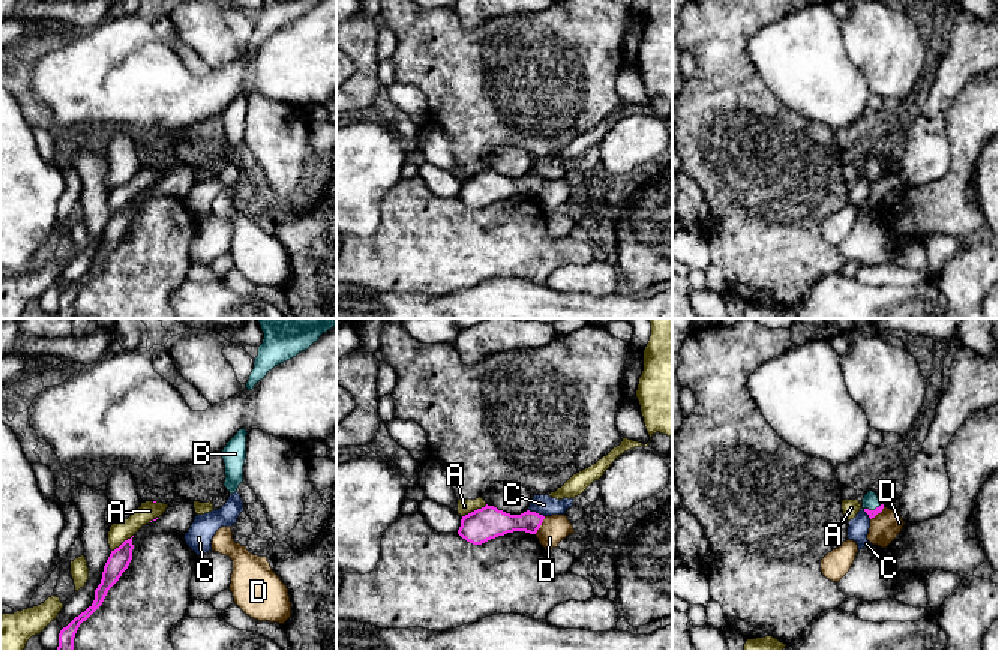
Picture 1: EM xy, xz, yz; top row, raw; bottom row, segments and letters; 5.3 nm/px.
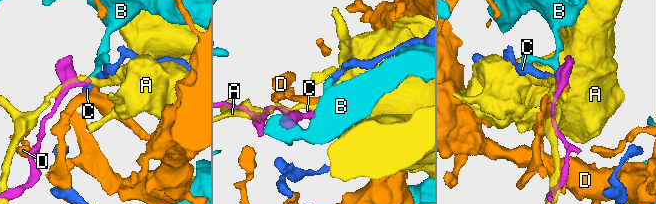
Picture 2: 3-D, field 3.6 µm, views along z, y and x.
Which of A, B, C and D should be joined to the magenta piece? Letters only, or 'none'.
B

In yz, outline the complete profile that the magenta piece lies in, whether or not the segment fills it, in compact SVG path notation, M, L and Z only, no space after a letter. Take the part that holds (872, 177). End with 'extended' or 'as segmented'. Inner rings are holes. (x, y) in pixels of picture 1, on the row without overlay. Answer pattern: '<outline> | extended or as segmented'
M869 155L863 162L863 173L869 179L869 182L875 182L878 177L882 176L884 168L879 165L876 156Z | extended

